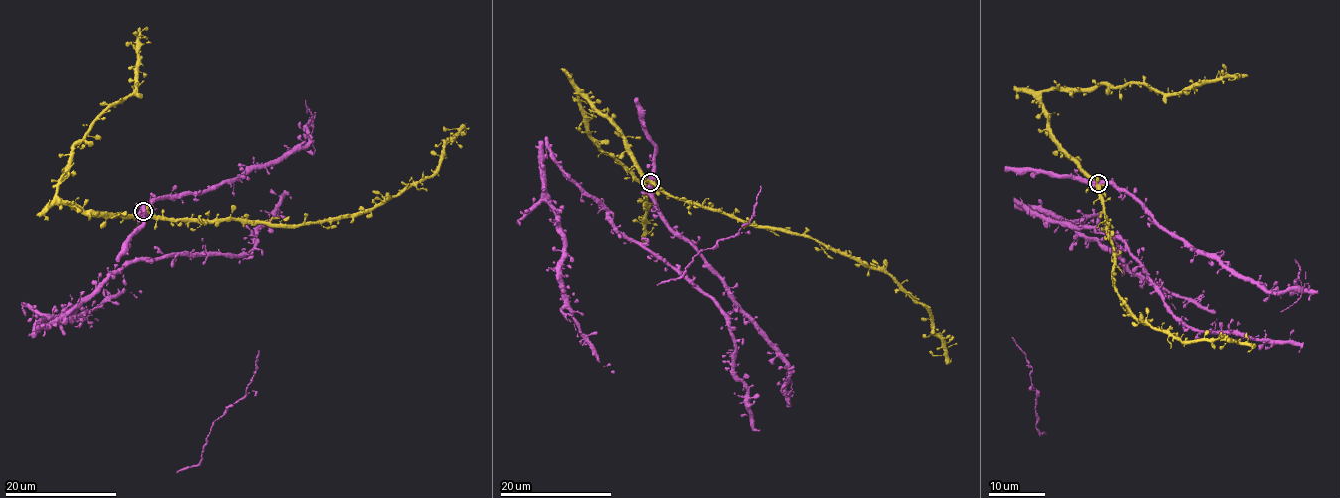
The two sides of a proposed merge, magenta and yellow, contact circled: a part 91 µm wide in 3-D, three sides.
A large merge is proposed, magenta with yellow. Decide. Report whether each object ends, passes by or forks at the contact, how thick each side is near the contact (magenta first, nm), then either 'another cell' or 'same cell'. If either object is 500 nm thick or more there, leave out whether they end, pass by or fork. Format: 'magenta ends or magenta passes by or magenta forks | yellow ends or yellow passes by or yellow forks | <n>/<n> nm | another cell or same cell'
magenta forks | yellow forks | 440/400 nm | same cell

